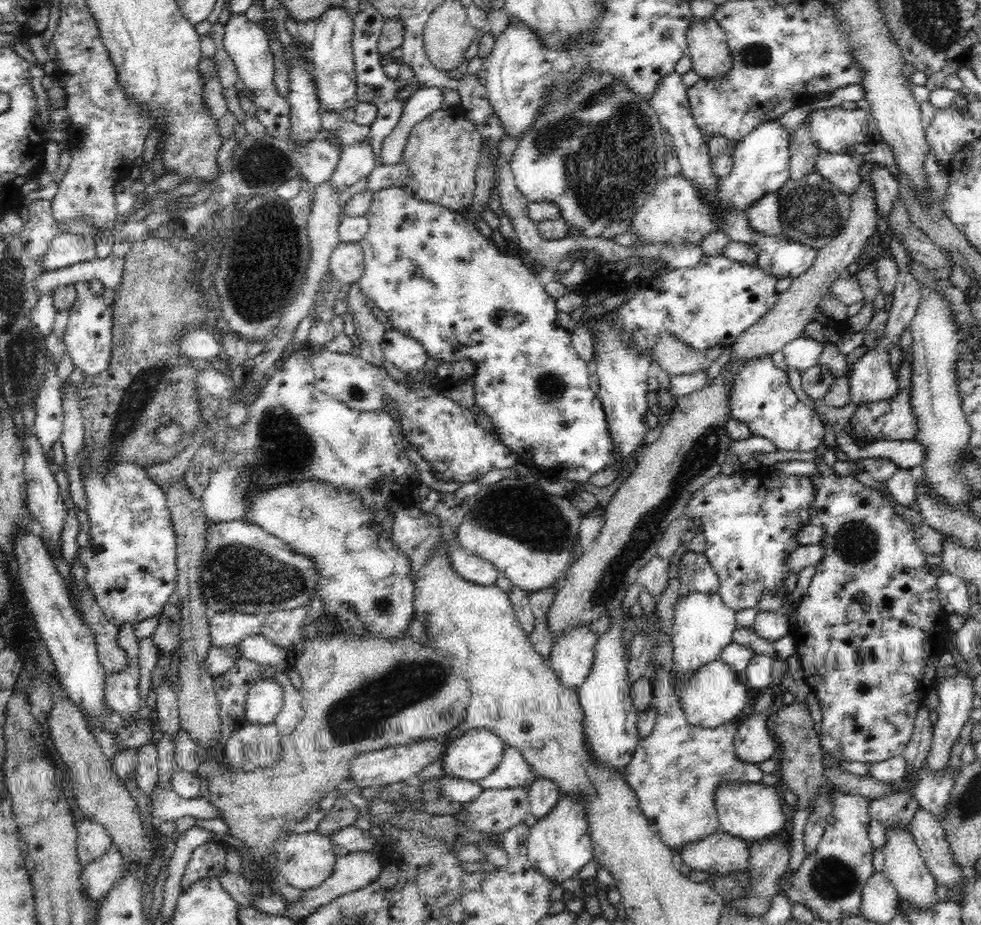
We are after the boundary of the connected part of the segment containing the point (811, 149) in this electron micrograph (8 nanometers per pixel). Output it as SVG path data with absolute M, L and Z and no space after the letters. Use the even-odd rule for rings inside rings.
M808 120L791 134L789 174L792 180L801 180L815 172L819 149L812 141Z

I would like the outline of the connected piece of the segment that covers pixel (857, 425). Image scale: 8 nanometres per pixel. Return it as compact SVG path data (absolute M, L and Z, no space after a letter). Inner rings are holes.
M905 345L902 354L901 365L899 366L897 376L899 382L898 394L891 399L880 404L870 404L860 406L858 410L851 416L849 423L853 426L857 437L866 436L868 439L874 441L879 440L899 440L899 441L912 441L917 433L918 421L913 413L910 394L912 394L912 379L911 379L911 352Z

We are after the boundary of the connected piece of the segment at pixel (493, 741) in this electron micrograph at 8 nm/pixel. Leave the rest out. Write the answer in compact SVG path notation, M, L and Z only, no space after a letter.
M487 729L468 730L451 742L444 752L443 776L479 781L486 778L501 761L506 744Z

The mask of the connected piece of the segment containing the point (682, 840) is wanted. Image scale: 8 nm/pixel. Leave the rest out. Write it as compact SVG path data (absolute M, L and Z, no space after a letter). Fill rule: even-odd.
M679 575L668 579L668 586L662 592L657 602L657 611L660 618L660 631L657 636L657 646L652 653L651 665L656 665L655 676L653 678L653 702L656 707L657 720L652 733L641 739L636 746L632 760L627 764L624 773L626 782L636 793L640 810L648 819L653 831L660 837L660 840L677 852L684 846L700 838L712 836L719 830L719 818L715 809L715 790L718 783L722 781L740 781L740 783L760 783L765 775L759 765L753 766L750 762L742 762L735 753L734 738L737 732L739 720L726 722L723 726L715 728L701 728L692 726L686 721L684 709L680 708L680 701L674 692L671 683L672 656L674 656L674 646L672 645L672 626L674 626L674 616L676 602L680 598Z

